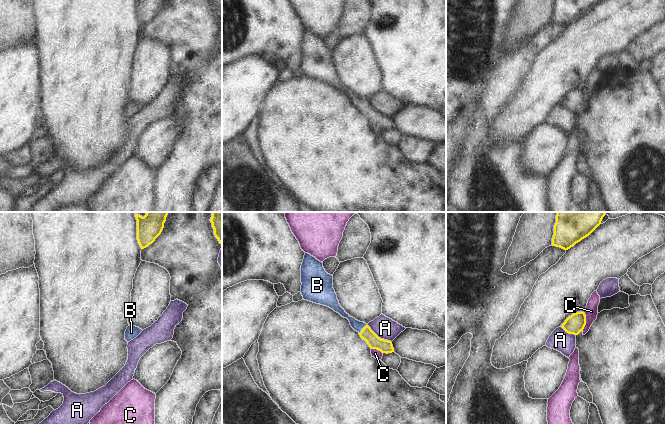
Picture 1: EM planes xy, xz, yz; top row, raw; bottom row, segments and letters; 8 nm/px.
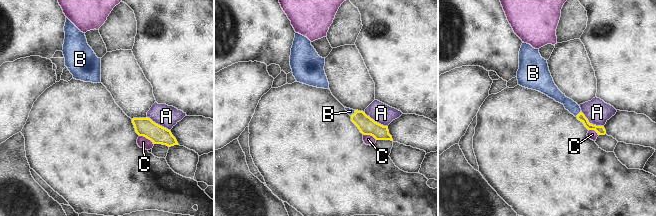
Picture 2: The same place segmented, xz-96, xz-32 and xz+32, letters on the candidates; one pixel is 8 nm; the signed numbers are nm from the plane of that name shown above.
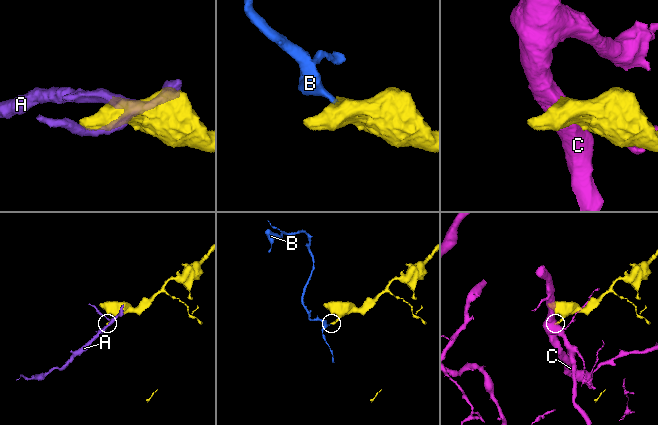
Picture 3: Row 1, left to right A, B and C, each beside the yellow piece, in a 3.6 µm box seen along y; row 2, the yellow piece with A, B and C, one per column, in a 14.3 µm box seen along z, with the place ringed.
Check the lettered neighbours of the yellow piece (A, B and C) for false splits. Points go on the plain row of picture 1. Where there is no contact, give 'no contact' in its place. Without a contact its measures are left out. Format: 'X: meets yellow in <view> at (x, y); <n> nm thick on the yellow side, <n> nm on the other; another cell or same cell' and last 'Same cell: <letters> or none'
A: meets yellow in xz at (378, 113); 110 nm thick on the yellow side, 180 nm on the other; another cell
B: meets yellow in xz at (362, 105); 110 nm thick on the yellow side, 80 nm on the other; same cell
C: meets yellow in yz at (585, 98); 160 nm thick on the yellow side, 110 nm on the other; another cell
Same cell: B

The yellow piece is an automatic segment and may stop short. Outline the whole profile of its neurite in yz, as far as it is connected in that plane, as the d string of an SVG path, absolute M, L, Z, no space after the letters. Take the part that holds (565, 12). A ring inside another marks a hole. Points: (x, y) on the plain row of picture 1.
M555 0L552 22L568 26L589 12L600 0Z

